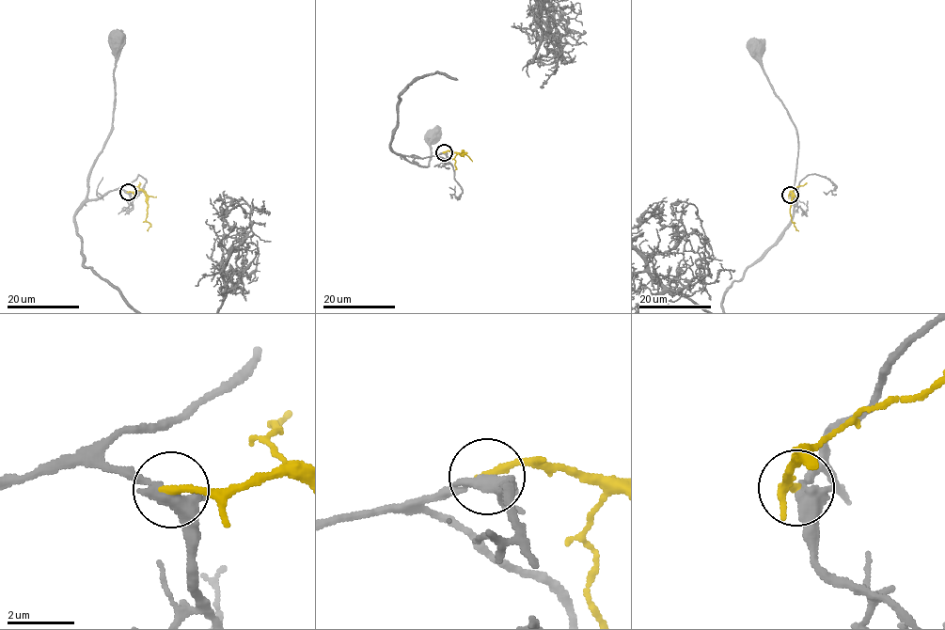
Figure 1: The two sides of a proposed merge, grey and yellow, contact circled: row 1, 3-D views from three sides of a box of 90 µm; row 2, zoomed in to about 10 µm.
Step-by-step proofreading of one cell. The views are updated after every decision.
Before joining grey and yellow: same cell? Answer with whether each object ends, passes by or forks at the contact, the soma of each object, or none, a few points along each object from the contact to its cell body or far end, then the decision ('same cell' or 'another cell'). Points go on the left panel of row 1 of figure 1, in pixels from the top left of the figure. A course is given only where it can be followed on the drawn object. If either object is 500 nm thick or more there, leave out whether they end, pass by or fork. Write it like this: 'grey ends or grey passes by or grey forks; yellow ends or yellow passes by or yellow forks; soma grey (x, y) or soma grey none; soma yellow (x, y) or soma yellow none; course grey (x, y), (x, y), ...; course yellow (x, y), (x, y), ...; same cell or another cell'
grey forks; yellow ends; soma grey (116, 39); soma yellow none; course grey (128, 193), (114, 189), (99, 198), (87, 197), (89, 170), (112, 127), (117, 40); course yellow (128, 192), (141, 191), (145, 195), (148, 231); same cell

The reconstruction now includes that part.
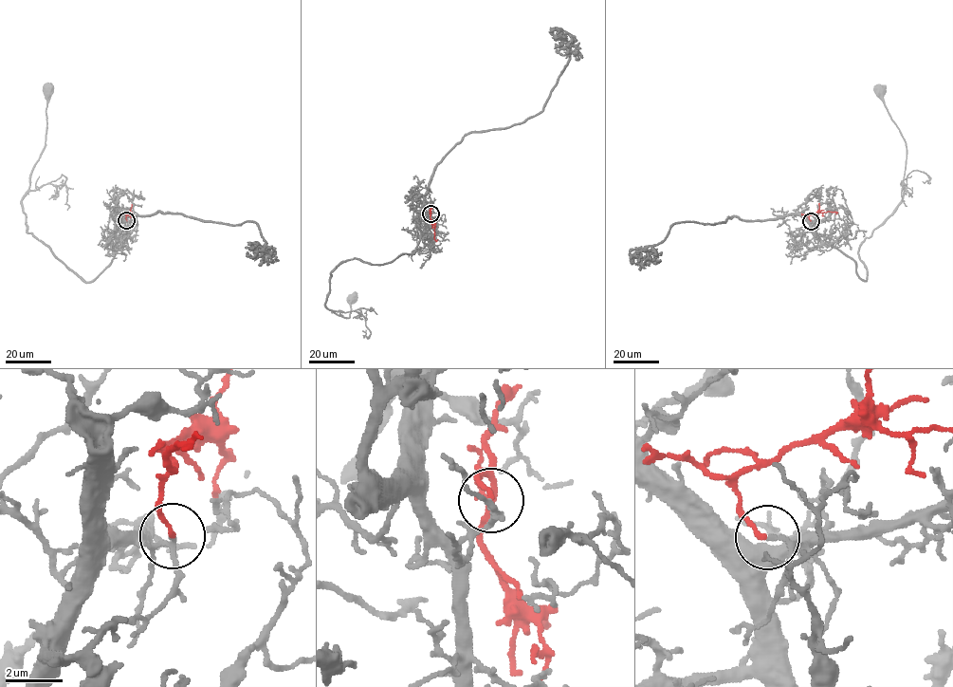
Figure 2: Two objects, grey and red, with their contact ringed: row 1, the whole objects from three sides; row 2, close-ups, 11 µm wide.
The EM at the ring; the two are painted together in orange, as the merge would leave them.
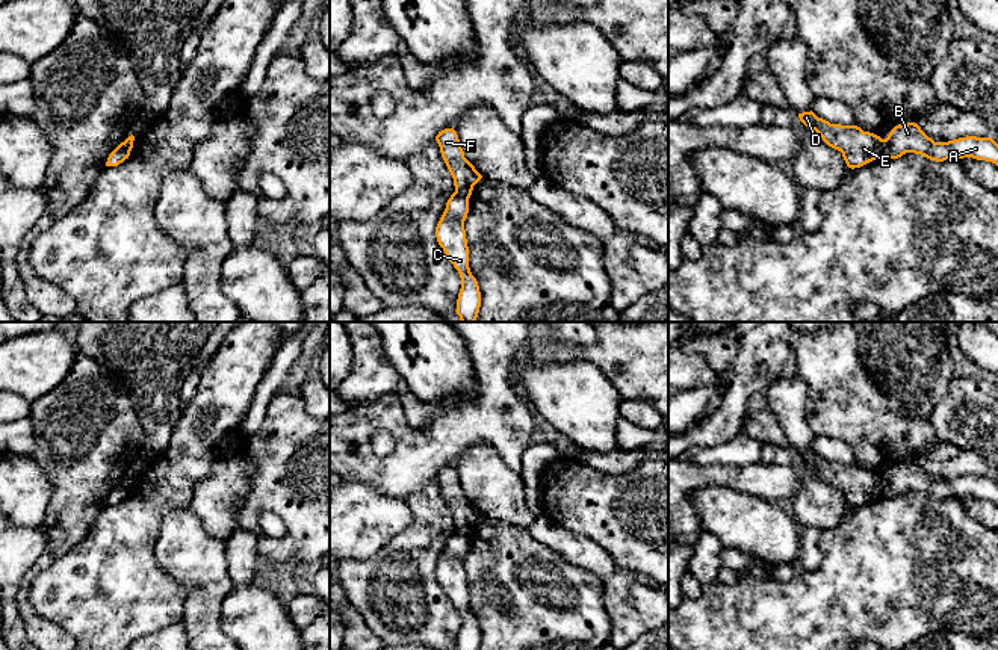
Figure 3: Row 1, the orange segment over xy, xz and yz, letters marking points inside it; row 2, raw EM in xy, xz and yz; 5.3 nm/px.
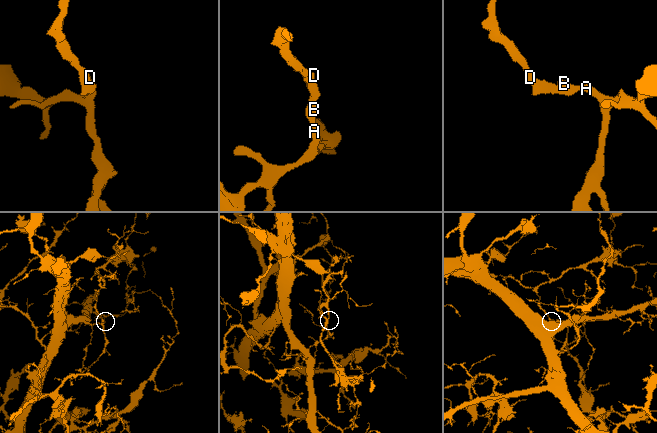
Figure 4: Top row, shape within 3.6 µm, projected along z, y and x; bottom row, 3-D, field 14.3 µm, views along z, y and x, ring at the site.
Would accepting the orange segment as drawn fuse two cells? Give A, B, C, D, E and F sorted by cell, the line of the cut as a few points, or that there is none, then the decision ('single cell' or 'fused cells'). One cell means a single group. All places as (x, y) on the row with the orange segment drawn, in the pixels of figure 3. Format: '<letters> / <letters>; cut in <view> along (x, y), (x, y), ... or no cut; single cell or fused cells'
A B C / D E F; cut in yz along (885, 139), (879, 157); fused cells

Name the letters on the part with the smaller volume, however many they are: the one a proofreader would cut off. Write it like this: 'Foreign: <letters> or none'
Foreign: D, E, F

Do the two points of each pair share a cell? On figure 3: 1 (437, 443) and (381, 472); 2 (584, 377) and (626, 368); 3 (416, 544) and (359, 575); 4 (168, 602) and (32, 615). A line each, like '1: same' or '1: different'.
1: same
2: different
3: same
4: different

